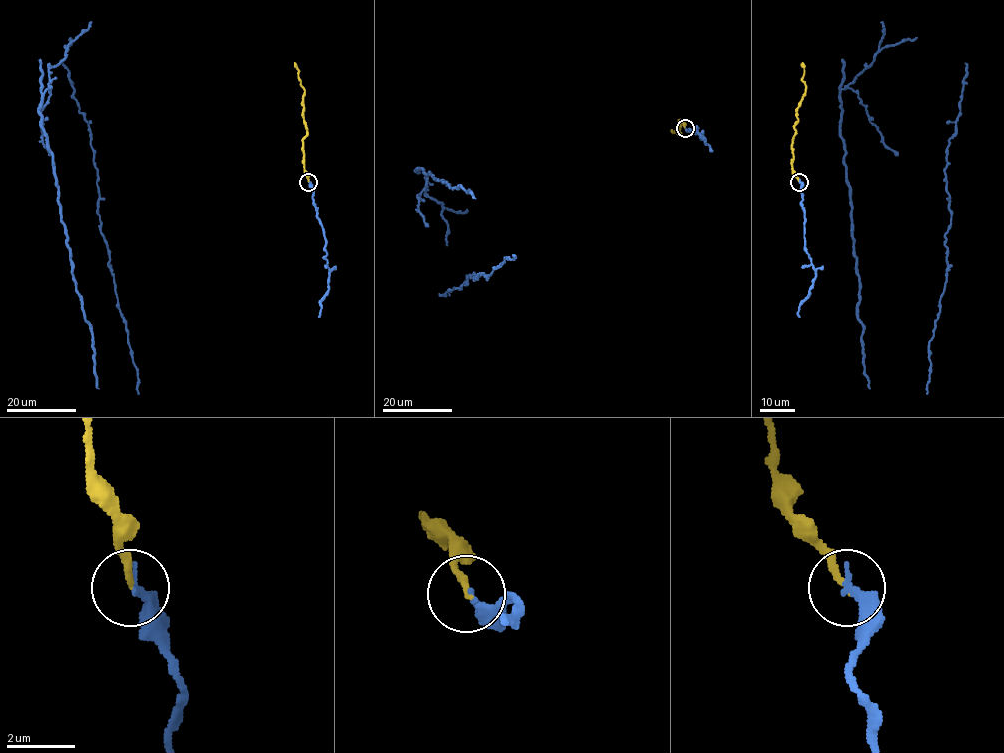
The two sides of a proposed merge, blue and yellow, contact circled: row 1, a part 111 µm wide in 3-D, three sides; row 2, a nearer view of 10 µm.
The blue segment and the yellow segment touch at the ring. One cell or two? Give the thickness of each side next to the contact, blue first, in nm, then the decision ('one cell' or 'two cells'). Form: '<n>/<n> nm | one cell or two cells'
280/200 nm | one cell

